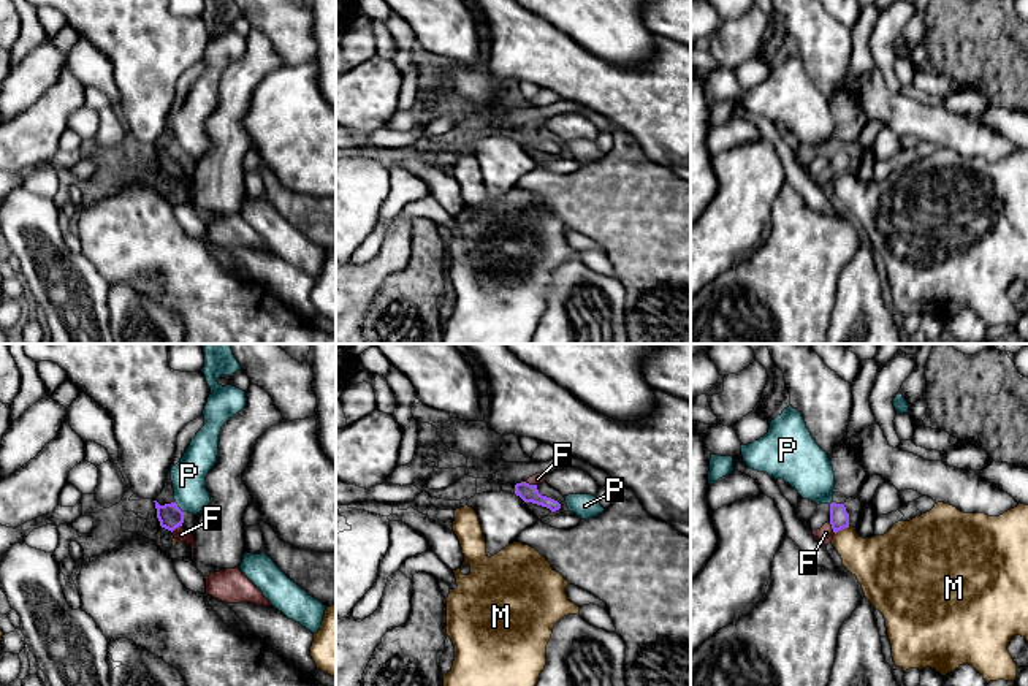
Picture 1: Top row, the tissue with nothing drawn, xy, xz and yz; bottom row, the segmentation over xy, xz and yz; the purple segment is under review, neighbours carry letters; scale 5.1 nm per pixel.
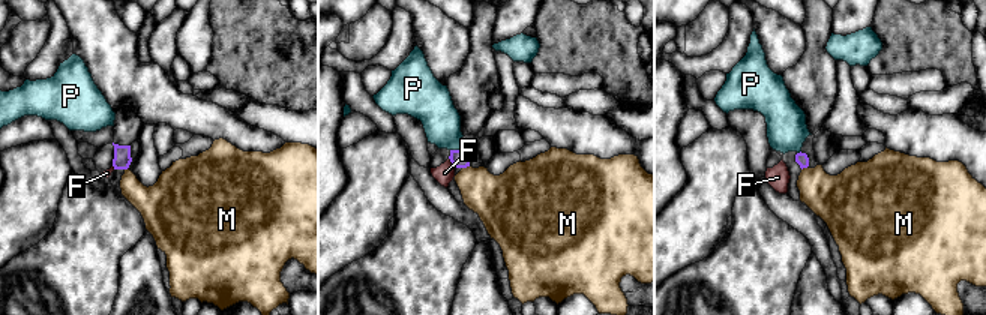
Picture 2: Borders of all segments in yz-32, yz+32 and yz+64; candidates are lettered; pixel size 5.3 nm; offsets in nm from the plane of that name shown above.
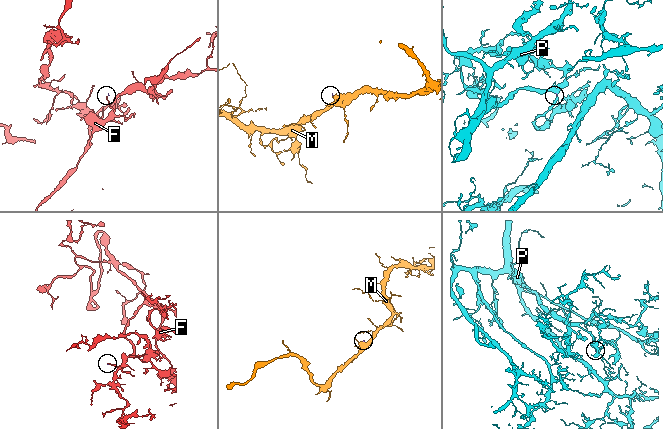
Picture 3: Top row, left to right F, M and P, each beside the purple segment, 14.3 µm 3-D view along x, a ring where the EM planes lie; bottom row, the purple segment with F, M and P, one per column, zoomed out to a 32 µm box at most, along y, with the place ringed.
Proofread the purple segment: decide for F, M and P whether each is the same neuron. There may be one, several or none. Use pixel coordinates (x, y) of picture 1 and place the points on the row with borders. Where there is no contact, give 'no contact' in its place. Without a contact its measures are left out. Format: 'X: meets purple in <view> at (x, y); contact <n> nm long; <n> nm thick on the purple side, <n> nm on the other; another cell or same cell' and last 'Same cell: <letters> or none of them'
F: meets purple in yz at (832, 528); contact 70 nm long; 100 nm thick on the purple side, 80 nm on the other; same cell
M: meets purple in yz at (841, 528); contact 90 nm long; 100 nm thick on the purple side, 260 nm on the other; another cell
P: meets purple in xy at (178, 507); contact 70 nm long; 120 nm thick on the purple side, 180 nm on the other; another cell
Same cell: F

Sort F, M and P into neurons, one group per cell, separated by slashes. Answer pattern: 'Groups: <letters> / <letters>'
Groups: F / M / P

